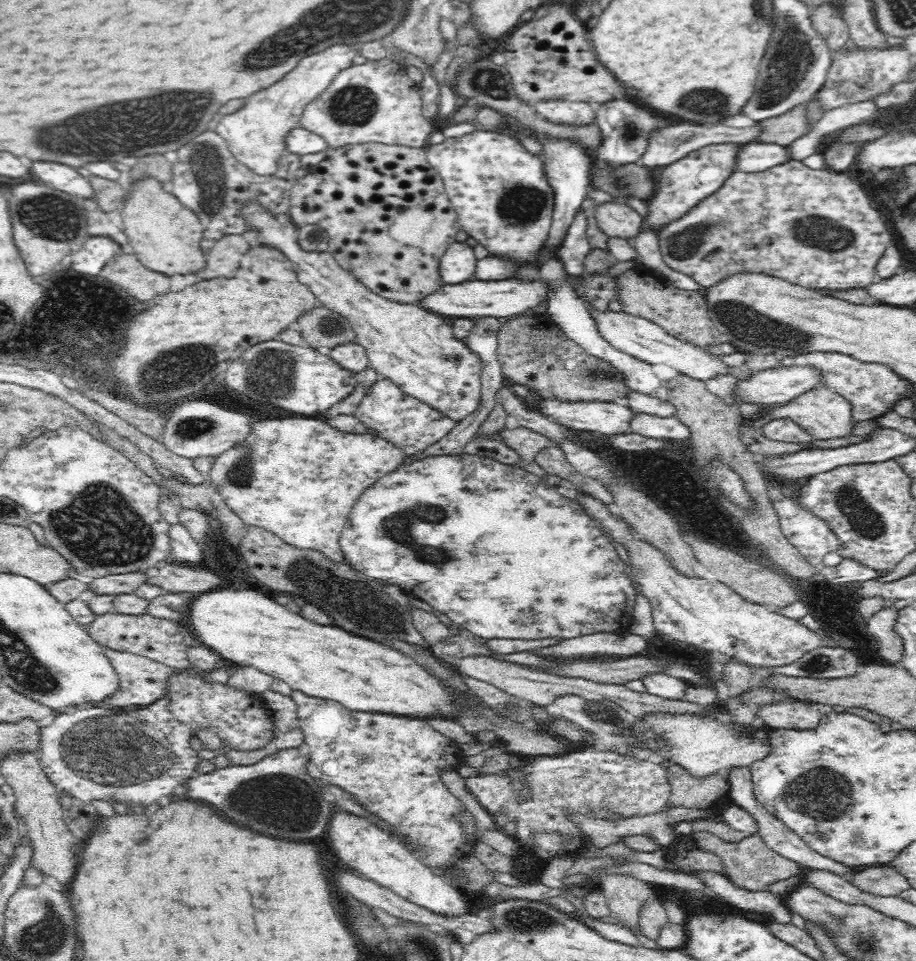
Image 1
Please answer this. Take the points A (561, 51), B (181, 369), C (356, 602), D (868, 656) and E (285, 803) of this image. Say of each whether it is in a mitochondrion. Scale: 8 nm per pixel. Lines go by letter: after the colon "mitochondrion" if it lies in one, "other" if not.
A: other
B: mitochondrion
C: mitochondrion
D: other
E: mitochondrion

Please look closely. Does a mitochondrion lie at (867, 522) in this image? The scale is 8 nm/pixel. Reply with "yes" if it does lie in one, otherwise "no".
yes

